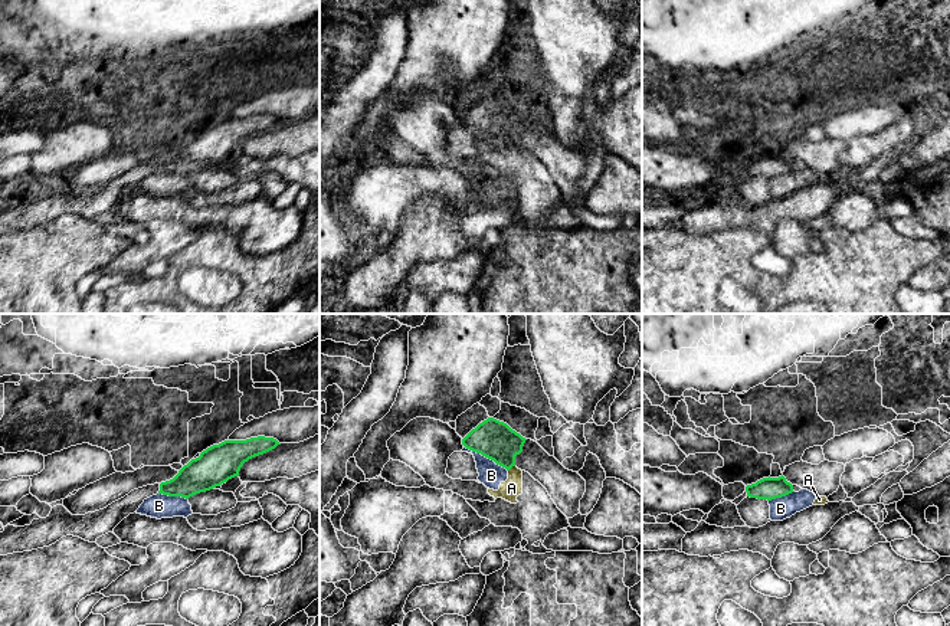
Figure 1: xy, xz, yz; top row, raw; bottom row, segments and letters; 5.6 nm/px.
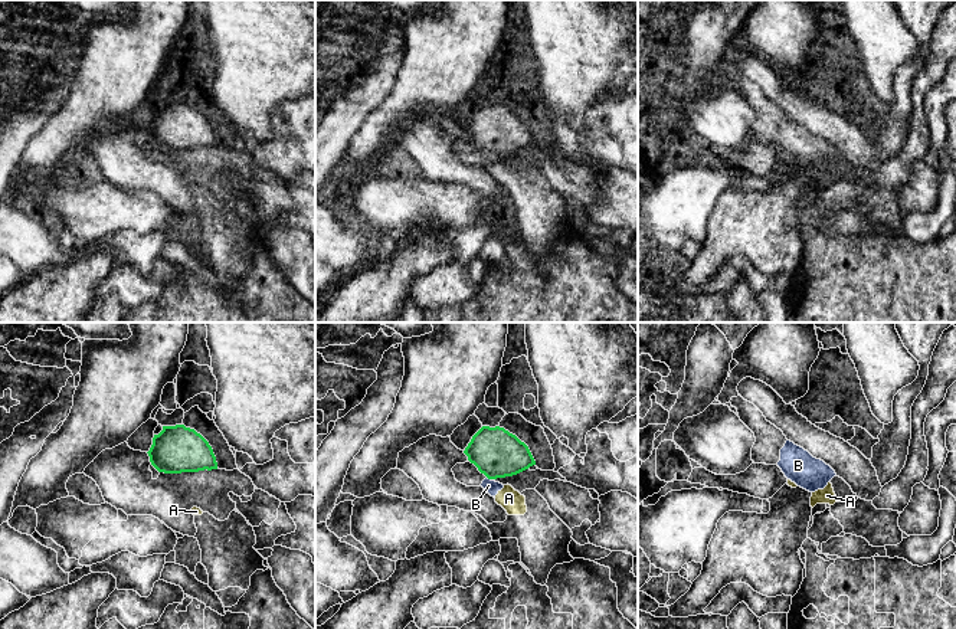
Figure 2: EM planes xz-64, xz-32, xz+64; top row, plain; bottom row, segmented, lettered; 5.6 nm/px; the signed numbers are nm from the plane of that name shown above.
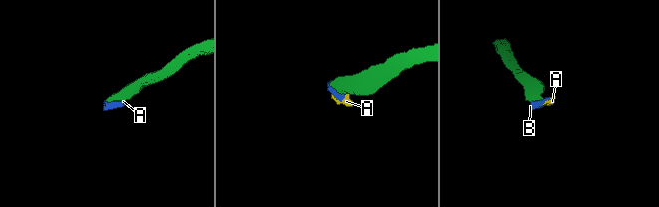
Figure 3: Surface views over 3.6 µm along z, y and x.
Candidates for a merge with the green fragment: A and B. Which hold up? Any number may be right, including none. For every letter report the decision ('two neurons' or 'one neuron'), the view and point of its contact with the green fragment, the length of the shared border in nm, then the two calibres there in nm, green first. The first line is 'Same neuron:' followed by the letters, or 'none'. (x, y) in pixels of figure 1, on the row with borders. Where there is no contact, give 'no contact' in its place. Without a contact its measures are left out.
Same neuron: none
A: two neurons; contact xz (511, 466); length 50 nm; calibres 220 and 110 nm
B: two neurons; contact xz (485, 456); length 280 nm; calibres 220 and 140 nm

